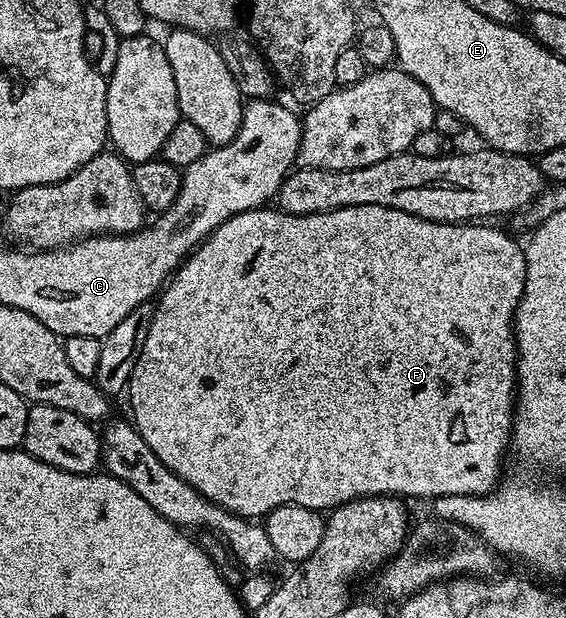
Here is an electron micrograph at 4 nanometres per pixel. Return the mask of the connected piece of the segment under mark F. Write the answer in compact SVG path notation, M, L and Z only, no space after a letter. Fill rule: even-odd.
M261 206L261 207L259 207L259 208L252 208L252 209L250 209L250 210L249 210L249 212L243 212L243 213L242 213L242 214L234 214L234 215L233 215L233 216L232 216L232 217L230 217L230 218L229 218L229 219L228 219L228 220L227 220L227 221L226 221L226 222L222 222L222 223L221 223L221 224L220 224L220 225L218 225L218 227L217 227L217 228L216 228L216 229L214 229L214 230L213 230L213 232L211 232L211 233L210 233L210 235L208 235L208 236L207 236L207 238L205 238L205 239L204 239L204 241L203 241L203 242L201 242L201 243L200 243L200 244L198 244L198 245L196 245L196 247L195 247L195 249L194 249L194 251L193 251L193 252L192 252L192 253L191 253L191 255L189 255L189 256L188 256L188 257L187 257L187 259L185 259L185 260L184 260L184 261L183 261L183 263L181 263L181 264L180 264L180 266L179 266L179 267L178 267L178 268L176 268L176 270L175 270L175 272L174 272L174 275L173 275L173 276L172 276L172 277L171 277L171 279L169 279L169 280L168 280L168 281L167 281L167 284L166 284L166 287L165 287L165 288L164 288L164 289L163 289L163 291L161 291L161 292L160 292L160 293L159 293L159 296L158 296L158 299L157 299L157 300L156 300L156 301L155 301L155 304L154 304L154 307L153 307L153 309L152 309L152 321L151 321L151 322L150 322L150 326L149 326L149 334L147 334L147 336L146 336L146 340L145 340L145 344L144 344L144 345L142 345L142 346L141 346L141 350L140 350L140 353L139 353L139 354L137 354L137 358L136 358L136 361L135 361L135 362L134 362L134 366L133 366L133 370L132 370L132 373L131 373L131 374L130 374L130 376L129 376L129 380L128 380L128 385L127 385L127 389L126 389L126 397L127 397L127 396L128 396L128 404L129 404L129 406L130 406L130 407L132 407L132 413L130 413L130 419L131 419L131 421L132 421L132 423L133 423L133 425L134 425L134 427L135 427L135 429L136 429L136 432L137 432L137 433L138 433L138 434L142 434L142 438L143 438L143 439L144 439L144 441L145 441L145 442L146 442L146 446L150 446L150 450L154 450L154 454L158 454L158 458L159 458L159 459L160 459L160 460L161 460L161 461L162 461L162 463L164 463L164 464L165 464L165 466L166 466L166 467L168 467L168 468L169 468L169 469L170 469L170 471L171 471L171 472L172 472L172 473L173 473L173 474L174 474L174 475L176 475L176 476L177 476L177 477L178 477L178 478L182 478L182 482L186 482L186 483L187 483L187 484L189 484L189 485L190 485L190 486L192 486L192 487L193 487L193 488L194 488L194 490L198 490L198 494L202 494L202 495L203 495L203 496L204 496L204 497L206 497L206 499L207 499L207 500L209 500L209 501L210 501L210 502L214 502L214 503L215 503L215 504L217 504L217 505L218 505L218 506L222 506L222 507L223 507L223 508L225 508L225 509L226 509L226 511L228 511L228 512L233 512L233 514L235 514L235 516L242 516L242 517L245 517L245 518L264 518L264 517L266 517L266 516L267 516L267 515L268 515L268 513L270 513L270 512L271 512L271 511L272 511L272 510L274 510L274 509L275 509L275 508L276 508L276 507L280 507L280 506L286 506L286 505L287 505L287 504L297 504L297 505L298 505L298 506L302 506L302 507L308 507L308 508L311 508L311 509L315 509L315 510L331 510L331 509L333 509L333 508L336 508L336 507L338 507L338 506L339 506L339 504L345 504L345 503L346 503L346 502L350 502L350 501L351 501L351 500L357 500L357 499L358 499L358 498L362 498L362 497L363 497L363 496L395 496L395 497L397 497L397 498L409 498L409 497L408 497L408 496L413 496L413 498L414 498L414 499L416 499L416 500L428 500L428 499L429 499L429 500L428 500L428 501L432 501L432 502L434 502L434 501L436 501L436 499L438 499L438 497L439 497L439 496L483 496L483 495L485 495L485 494L487 494L487 493L489 493L489 492L491 492L491 491L492 491L492 489L493 489L493 488L495 488L495 487L497 487L497 484L498 484L498 481L499 481L499 480L500 480L500 479L501 479L501 476L500 476L500 463L502 463L502 462L503 462L503 460L504 460L504 451L506 451L506 450L507 450L507 451L509 451L509 448L510 448L510 437L511 437L511 434L512 434L512 417L513 417L513 415L514 415L514 405L515 405L515 403L516 403L516 401L517 401L517 399L518 399L518 389L517 389L517 386L516 386L516 362L517 362L517 359L518 359L518 357L517 357L517 354L516 354L516 334L515 334L515 331L514 331L514 317L515 317L515 315L516 315L516 306L517 306L517 304L518 304L518 302L519 302L519 301L520 301L520 298L521 298L521 296L522 296L522 294L523 294L523 293L524 293L524 283L525 283L525 282L526 282L526 258L525 258L525 257L524 257L524 248L523 248L523 247L521 247L521 245L519 245L519 246L518 246L518 245L516 245L516 244L515 244L515 242L514 242L514 241L512 241L512 240L511 240L511 238L510 238L510 237L508 237L508 236L507 236L507 234L506 234L506 233L504 233L504 232L503 232L503 230L502 230L502 229L500 229L500 228L487 228L487 226L486 226L486 225L484 225L484 224L487 224L487 223L484 223L484 222L461 222L461 223L458 223L458 224L439 224L439 223L438 223L438 222L434 222L434 221L433 221L433 220L423 220L423 219L422 219L422 218L418 218L418 217L417 217L417 216L415 216L415 215L414 215L414 214L406 214L406 213L405 213L405 212L403 212L403 211L402 211L402 210L394 210L394 209L393 209L393 208L391 208L391 207L390 207L390 206L350 206L350 207L349 207L349 208L339 208L339 209L338 209L338 210L330 210L330 211L329 211L329 212L319 212L319 213L318 213L318 214L306 214L306 215L305 215L305 216L295 216L295 215L294 215L294 214L290 214L290 213L289 213L289 212L281 212L281 211L279 211L279 210L277 210L277 209L276 209L276 208L275 208L275 207L272 207L272 206Z

